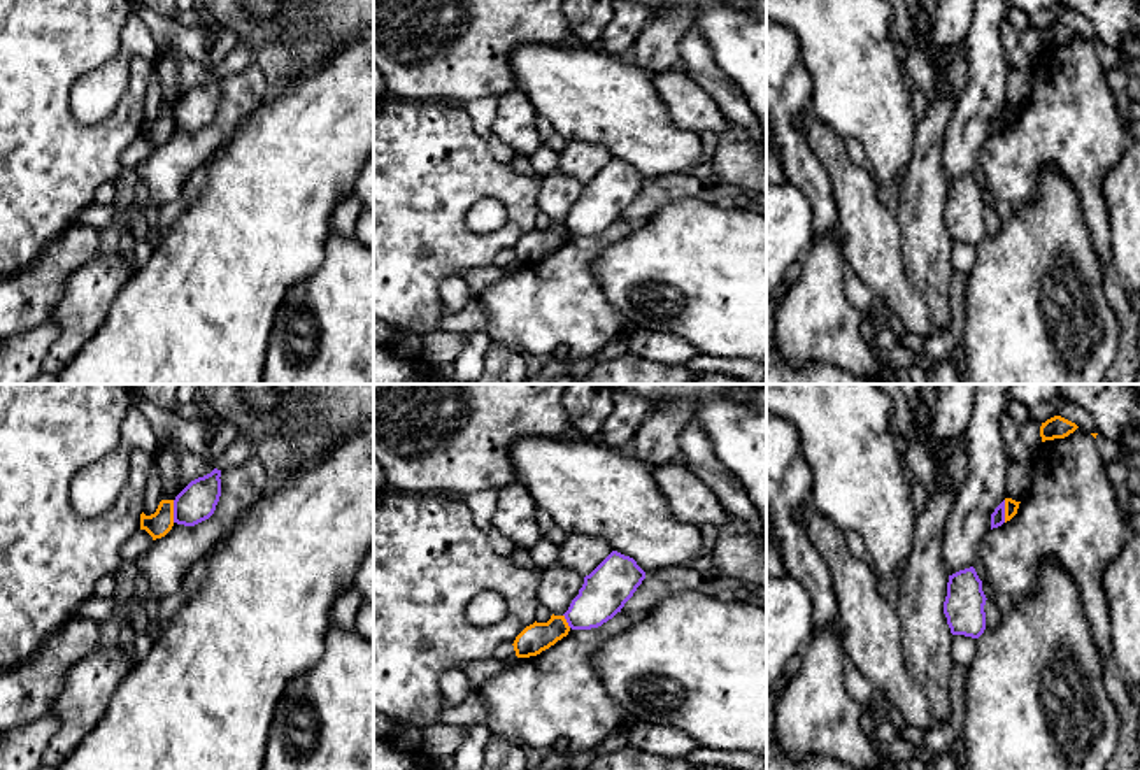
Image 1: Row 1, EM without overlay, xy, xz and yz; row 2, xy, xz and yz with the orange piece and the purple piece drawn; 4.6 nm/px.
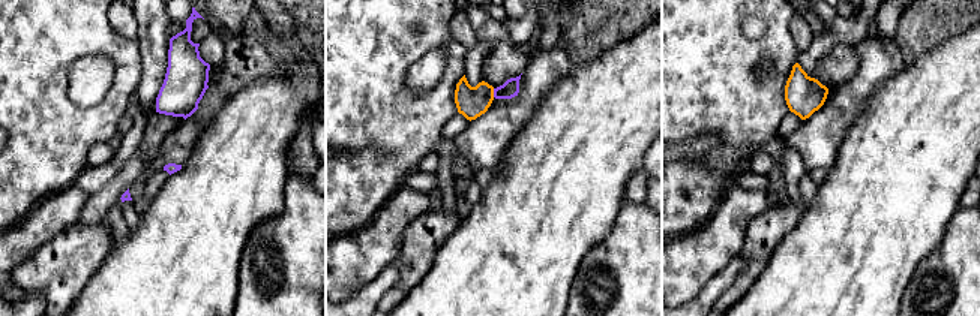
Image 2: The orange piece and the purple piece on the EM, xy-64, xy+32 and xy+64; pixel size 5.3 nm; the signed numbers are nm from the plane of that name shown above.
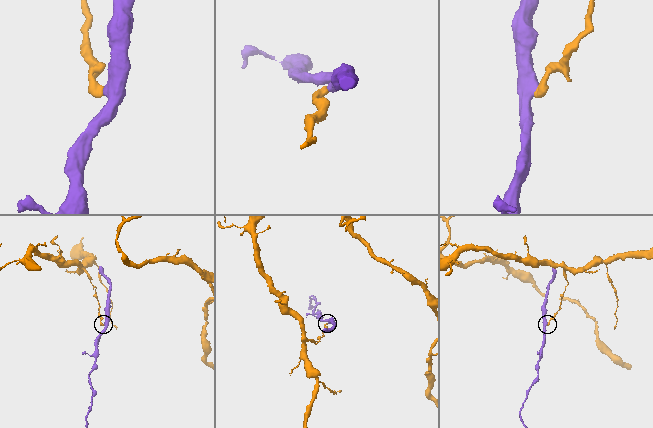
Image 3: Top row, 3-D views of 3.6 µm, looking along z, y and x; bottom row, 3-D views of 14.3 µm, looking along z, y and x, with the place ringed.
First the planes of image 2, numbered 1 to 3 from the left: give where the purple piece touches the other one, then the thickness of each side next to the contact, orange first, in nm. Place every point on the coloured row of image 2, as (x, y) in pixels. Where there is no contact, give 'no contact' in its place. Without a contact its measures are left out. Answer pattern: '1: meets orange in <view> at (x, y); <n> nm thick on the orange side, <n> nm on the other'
1: no contact
2: meets orange in xy+32 at (493, 93); 170 nm thick on the orange side, 90 nm on the other
3: no contact

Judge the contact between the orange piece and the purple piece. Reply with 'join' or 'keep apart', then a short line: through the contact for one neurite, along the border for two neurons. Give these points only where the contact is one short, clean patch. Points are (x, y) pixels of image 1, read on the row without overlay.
keep apart; line xy (172, 107), (174, 128)

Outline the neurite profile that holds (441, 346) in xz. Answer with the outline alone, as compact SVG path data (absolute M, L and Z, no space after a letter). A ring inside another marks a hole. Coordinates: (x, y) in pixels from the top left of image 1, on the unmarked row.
M435 330L423 337L423 360L435 365L452 363L465 347L463 333Z

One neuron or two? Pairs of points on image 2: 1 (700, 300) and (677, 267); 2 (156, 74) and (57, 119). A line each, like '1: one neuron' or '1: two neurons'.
1: two neurons
2: two neurons

